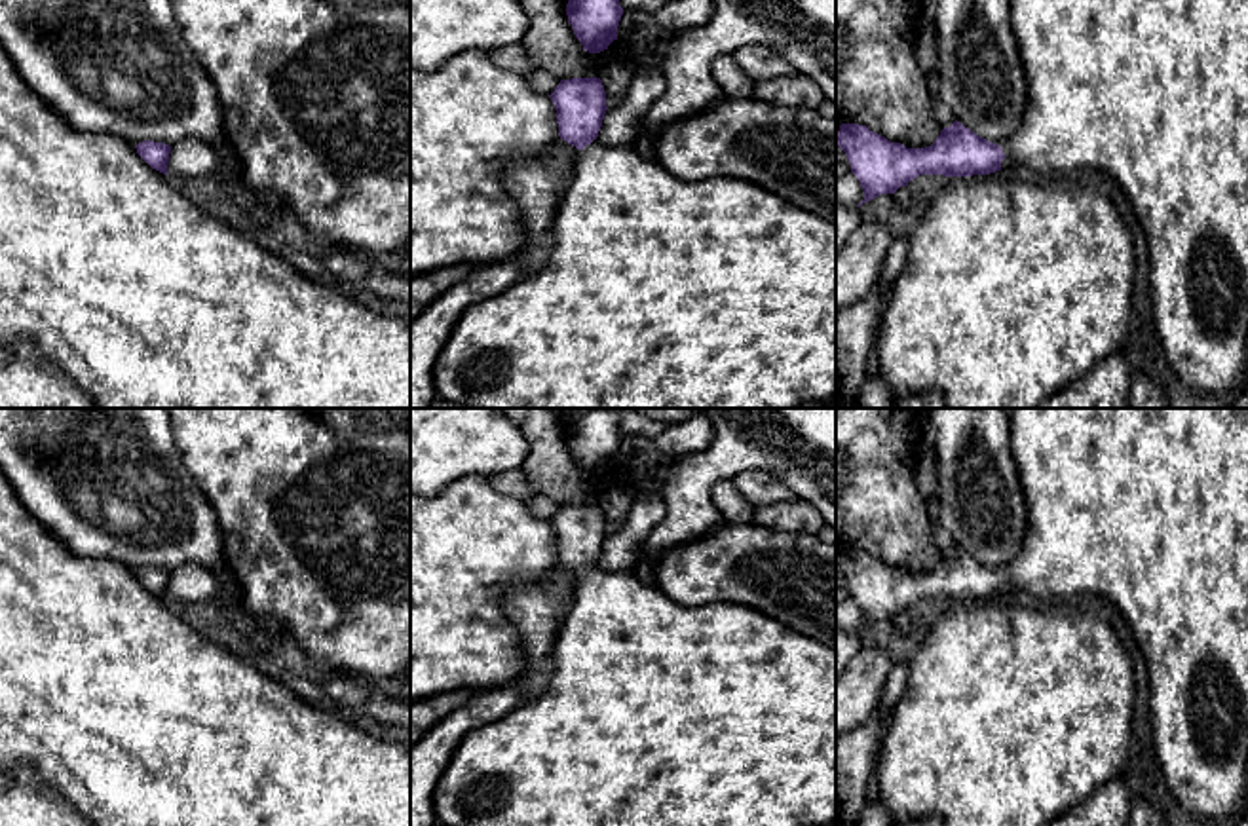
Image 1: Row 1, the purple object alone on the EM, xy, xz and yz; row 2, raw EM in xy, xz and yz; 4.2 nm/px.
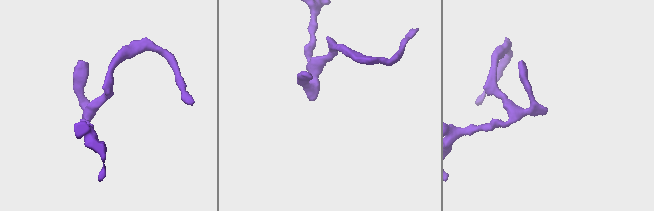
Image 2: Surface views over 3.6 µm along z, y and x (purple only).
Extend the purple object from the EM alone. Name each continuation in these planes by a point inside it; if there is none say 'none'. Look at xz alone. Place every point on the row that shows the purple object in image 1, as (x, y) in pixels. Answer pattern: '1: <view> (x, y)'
1: xz (660, 293)

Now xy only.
none

